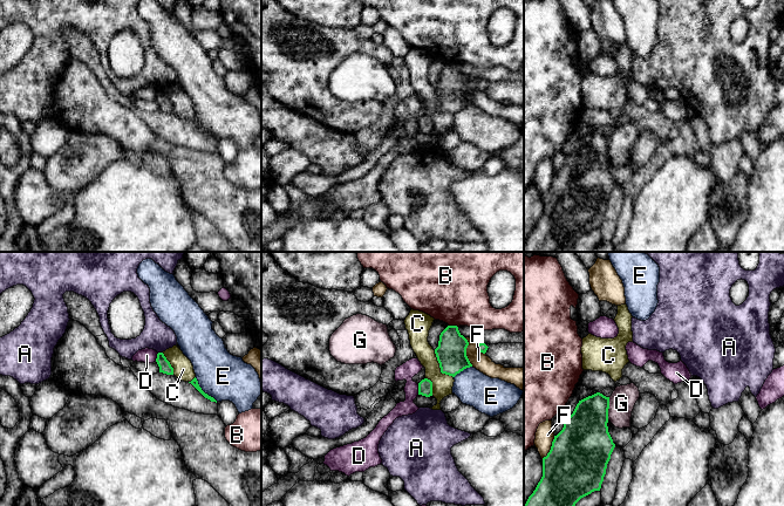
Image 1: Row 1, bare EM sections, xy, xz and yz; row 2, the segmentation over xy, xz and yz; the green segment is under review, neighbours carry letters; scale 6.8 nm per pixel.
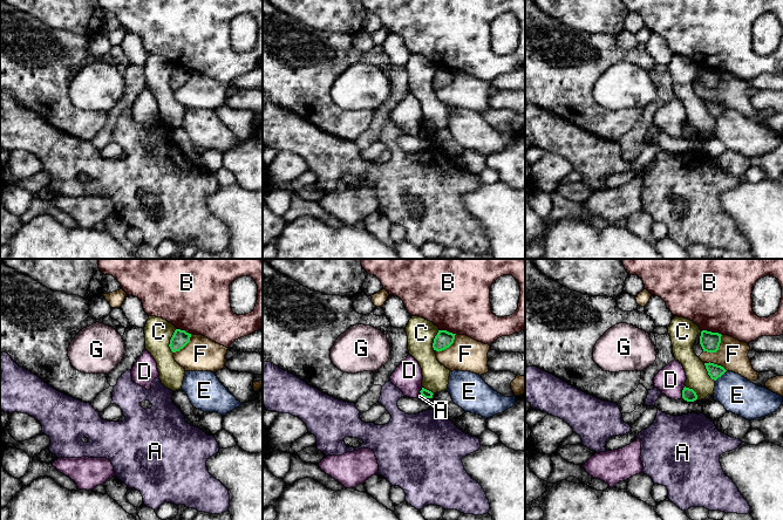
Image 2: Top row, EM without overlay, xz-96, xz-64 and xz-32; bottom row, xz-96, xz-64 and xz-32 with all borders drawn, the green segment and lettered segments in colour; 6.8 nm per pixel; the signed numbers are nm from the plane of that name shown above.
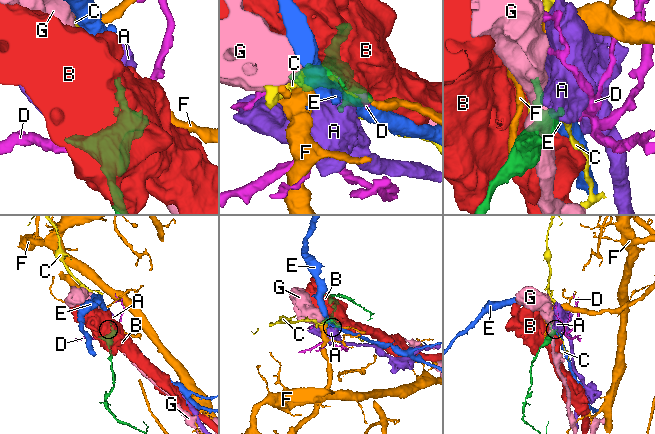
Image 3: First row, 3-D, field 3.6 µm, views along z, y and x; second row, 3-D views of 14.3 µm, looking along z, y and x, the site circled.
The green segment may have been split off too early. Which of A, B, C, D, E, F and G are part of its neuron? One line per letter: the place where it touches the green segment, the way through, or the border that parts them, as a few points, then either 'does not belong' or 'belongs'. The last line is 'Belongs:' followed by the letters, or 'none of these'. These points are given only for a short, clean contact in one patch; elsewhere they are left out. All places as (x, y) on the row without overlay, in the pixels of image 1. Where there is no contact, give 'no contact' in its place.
A: meets green in xy at (161, 90); border along xy (158, 89), (162, 90); does not belong
B: meets green in xz at (454, 63); does not belong
C: meets green in xz at (440, 104); does not belong
D: meets green in xz at (418, 127); does not belong
E: meets green in xy at (203, 129); border along xy (195, 115), (198, 123), (217, 138); does not belong
F: meets green in xz at (465, 89); does not belong
G: meets green in yz at (608, 145); does not belong
Belongs: none of these

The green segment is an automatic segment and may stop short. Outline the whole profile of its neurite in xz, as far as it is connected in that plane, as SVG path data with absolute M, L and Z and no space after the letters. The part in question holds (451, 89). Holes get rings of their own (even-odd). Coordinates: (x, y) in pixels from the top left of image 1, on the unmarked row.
M448 63L441 70L435 91L442 111L455 115L472 104L466 94L468 83L468 77L459 70L457 63Z

